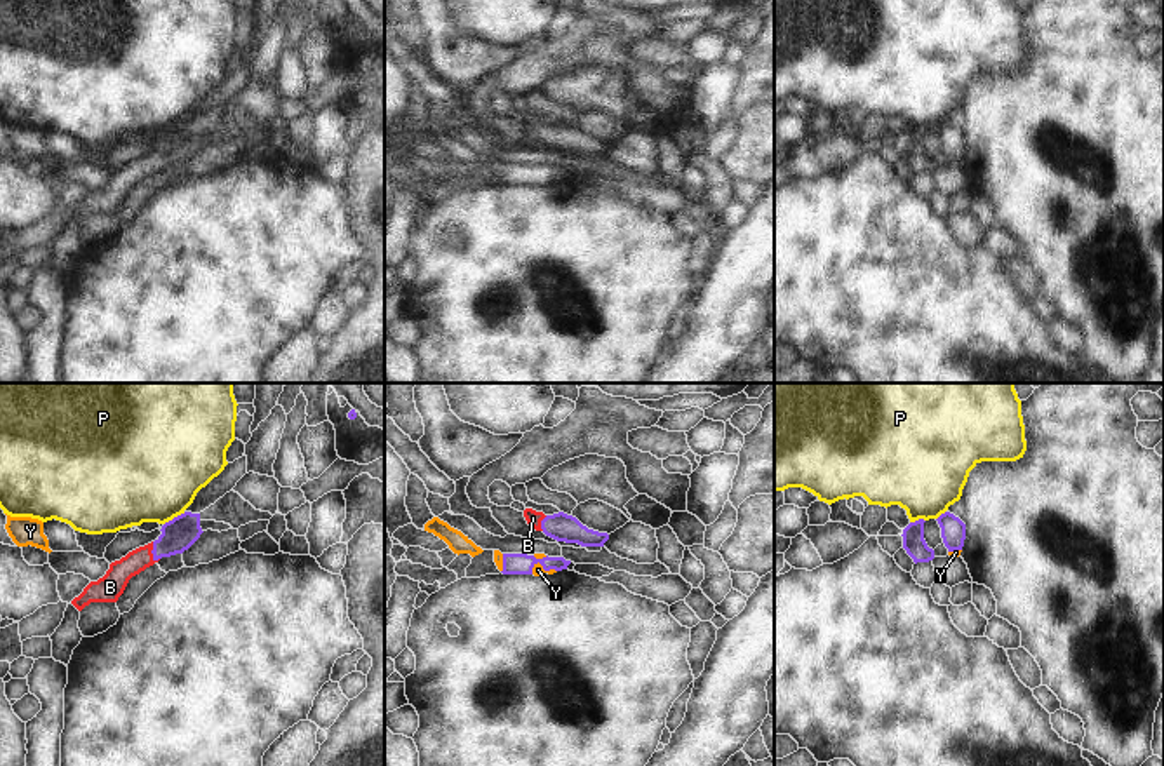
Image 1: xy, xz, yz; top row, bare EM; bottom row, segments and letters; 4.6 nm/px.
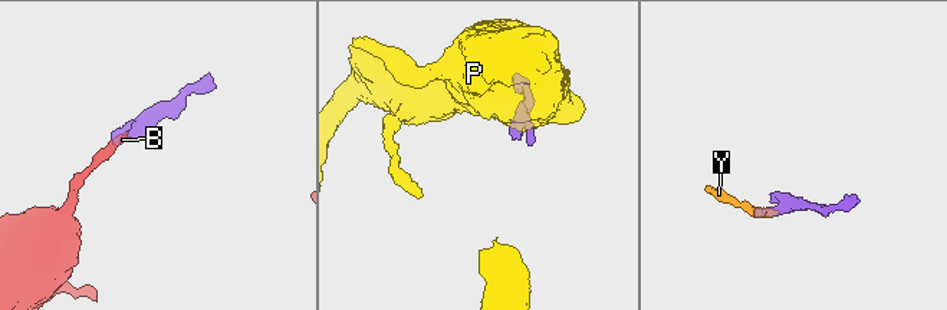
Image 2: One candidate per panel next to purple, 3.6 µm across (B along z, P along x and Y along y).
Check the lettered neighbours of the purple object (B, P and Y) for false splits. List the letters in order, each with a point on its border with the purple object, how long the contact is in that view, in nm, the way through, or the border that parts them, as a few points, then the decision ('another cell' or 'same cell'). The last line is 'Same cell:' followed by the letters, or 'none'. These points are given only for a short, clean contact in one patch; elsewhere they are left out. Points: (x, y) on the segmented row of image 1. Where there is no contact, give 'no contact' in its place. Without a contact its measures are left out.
B: xy (152, 552) | 100 nm | across xy (178, 535), (152, 552), (138, 559), (110, 587) | same cell
P: xy (174, 517) | 120 nm | along xy (185, 512), (164, 524) | another cell
Y: xz (543, 568) | 130 nm | across xz (512, 563), (543, 568), (538, 570) | same cell
Same cell: B, Y

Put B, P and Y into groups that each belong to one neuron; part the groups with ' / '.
B Y / P

